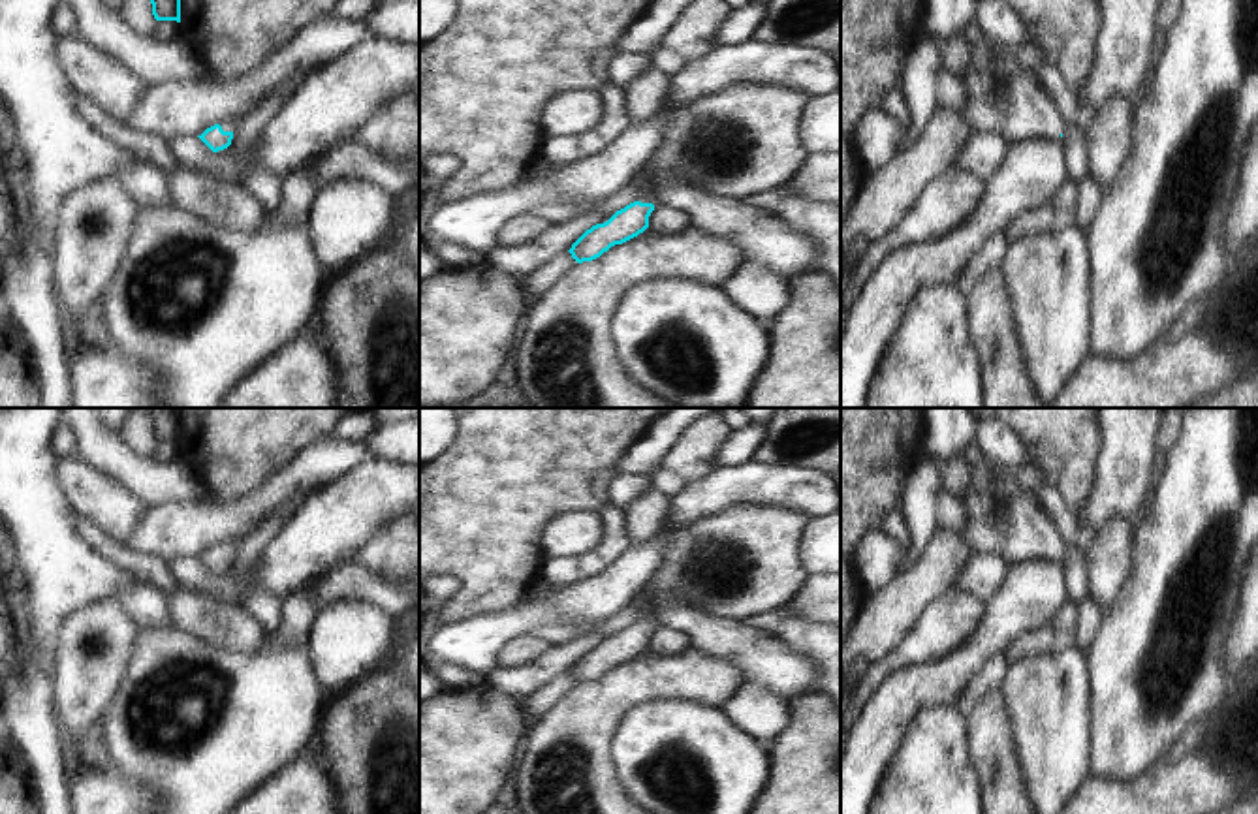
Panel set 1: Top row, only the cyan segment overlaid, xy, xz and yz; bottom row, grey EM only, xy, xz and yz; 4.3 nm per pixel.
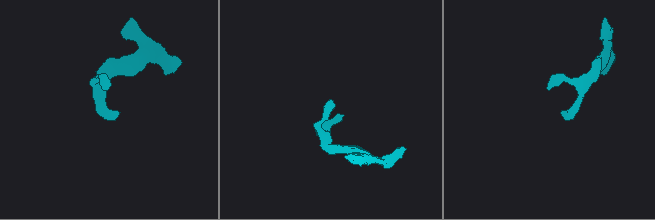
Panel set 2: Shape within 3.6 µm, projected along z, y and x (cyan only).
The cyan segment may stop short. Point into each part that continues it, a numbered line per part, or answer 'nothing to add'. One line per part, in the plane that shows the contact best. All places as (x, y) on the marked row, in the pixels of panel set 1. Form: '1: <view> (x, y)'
1: xz (743, 138)

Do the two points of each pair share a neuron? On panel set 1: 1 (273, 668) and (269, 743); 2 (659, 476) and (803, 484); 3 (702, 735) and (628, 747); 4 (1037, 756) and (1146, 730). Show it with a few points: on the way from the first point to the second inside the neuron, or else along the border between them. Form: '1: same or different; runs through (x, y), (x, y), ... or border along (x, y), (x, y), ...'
1: same; runs through (273, 687), (269, 724)
2: different; border along (681, 487), (670, 500)
3: same; runs through (683, 734), (659, 739), (647, 747)
4: different; border along (1091, 698), (1089, 773)

